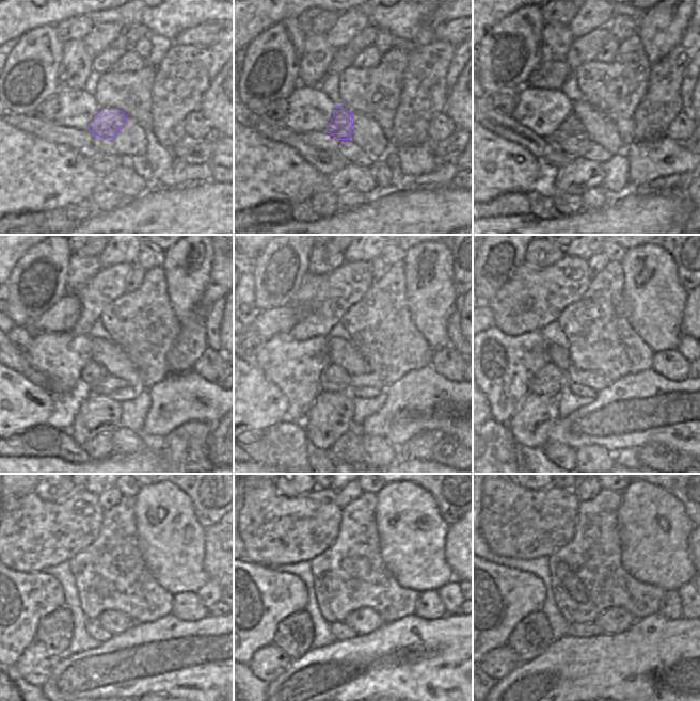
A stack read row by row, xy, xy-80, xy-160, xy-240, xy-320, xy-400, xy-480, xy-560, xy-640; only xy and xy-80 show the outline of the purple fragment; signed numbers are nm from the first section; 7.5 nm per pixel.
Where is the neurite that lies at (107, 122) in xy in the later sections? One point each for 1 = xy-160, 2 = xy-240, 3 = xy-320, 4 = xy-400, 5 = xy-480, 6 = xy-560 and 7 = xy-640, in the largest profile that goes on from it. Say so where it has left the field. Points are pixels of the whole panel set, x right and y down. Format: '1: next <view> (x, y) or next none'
1: next xy-160 (572, 126)
2: next xy-240 (93, 372)
3: next xy-320 (333, 378)
4: next xy-400 (549, 381)
5: next xy-480 (54, 631)
6: next xy-560 (295, 634)
7: next xy-640 (530, 638)

